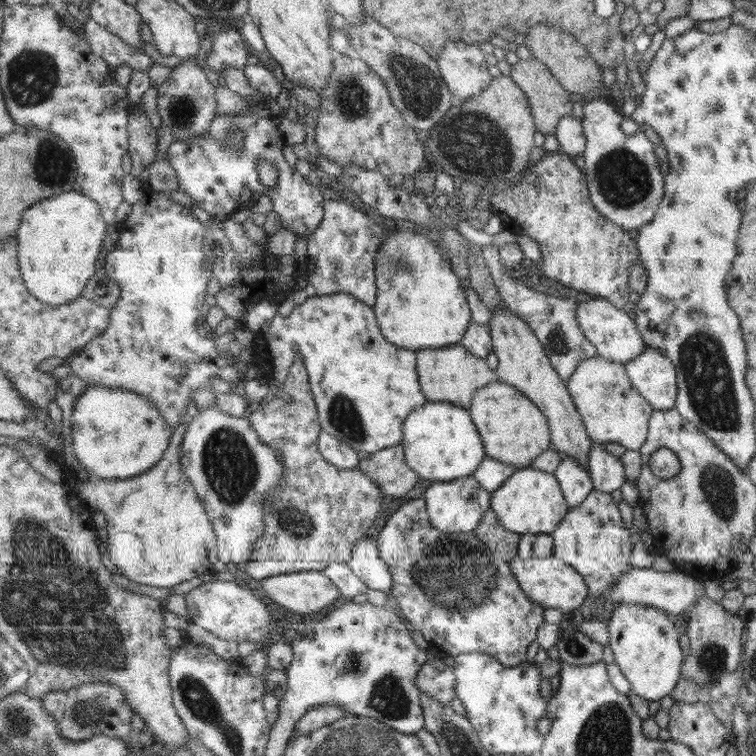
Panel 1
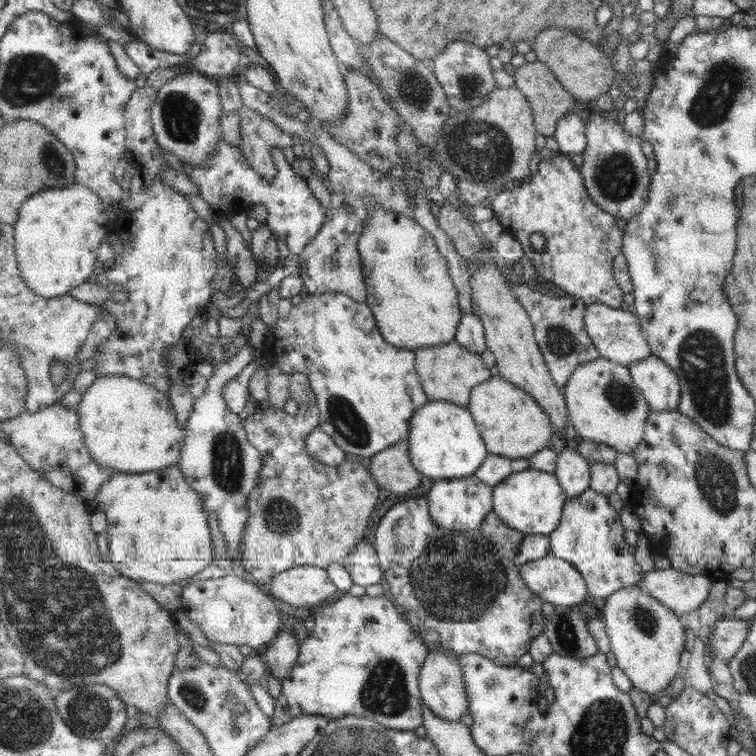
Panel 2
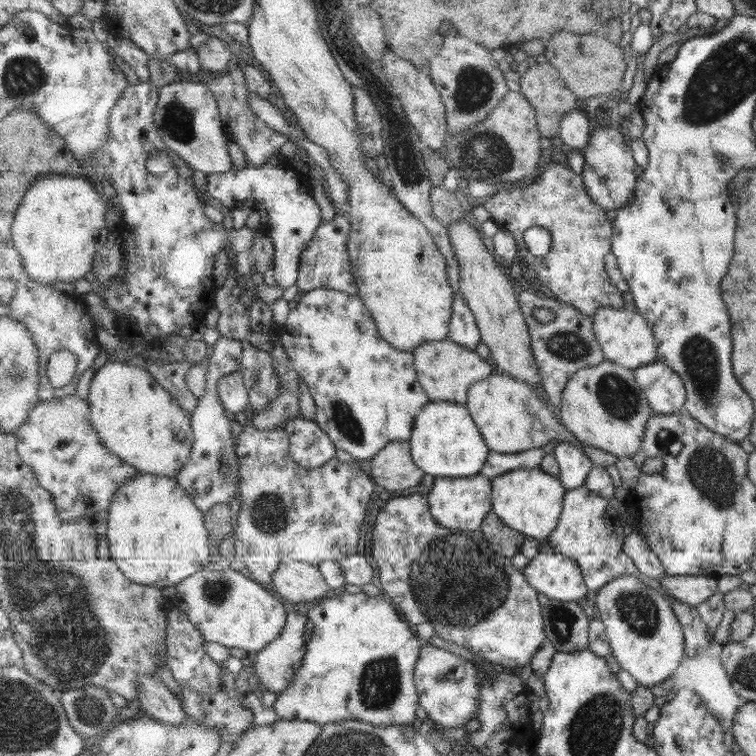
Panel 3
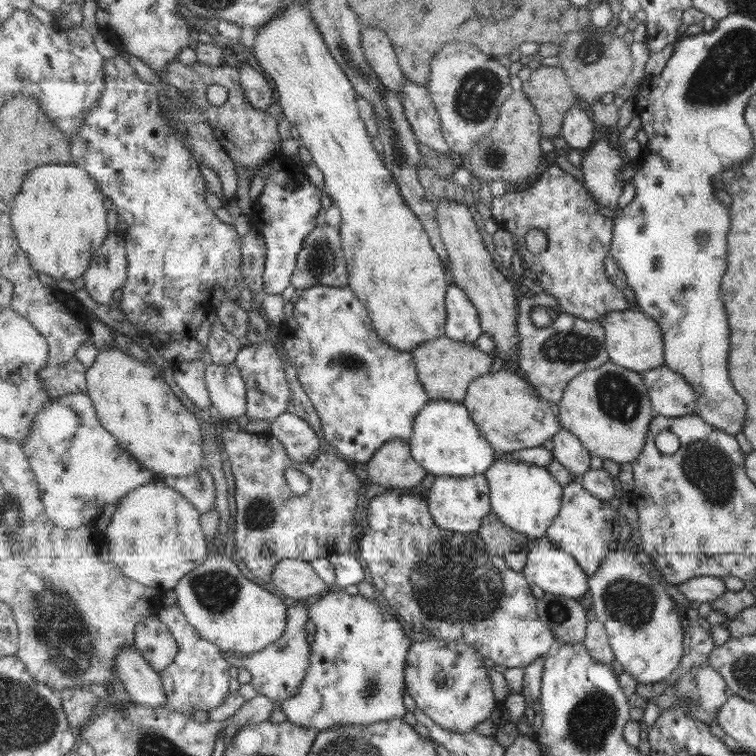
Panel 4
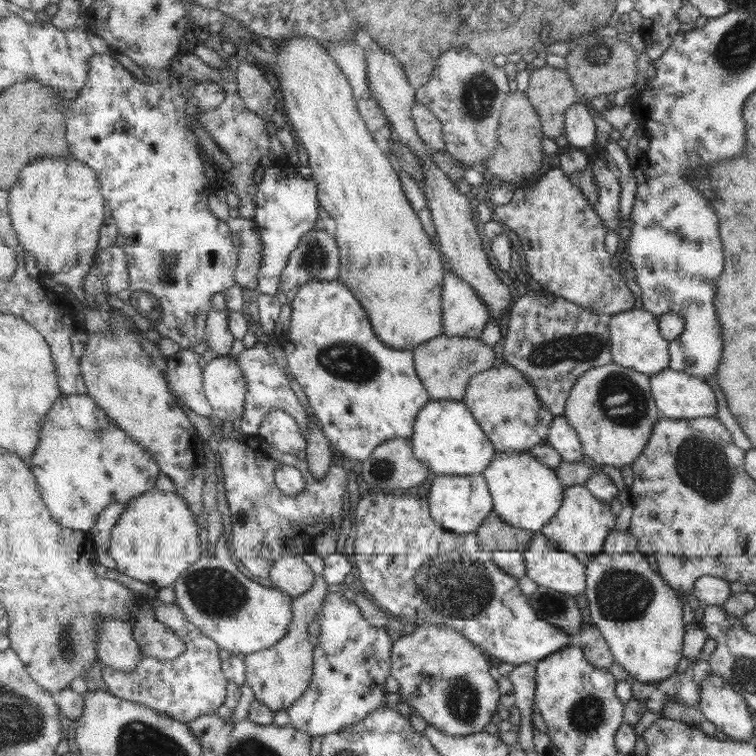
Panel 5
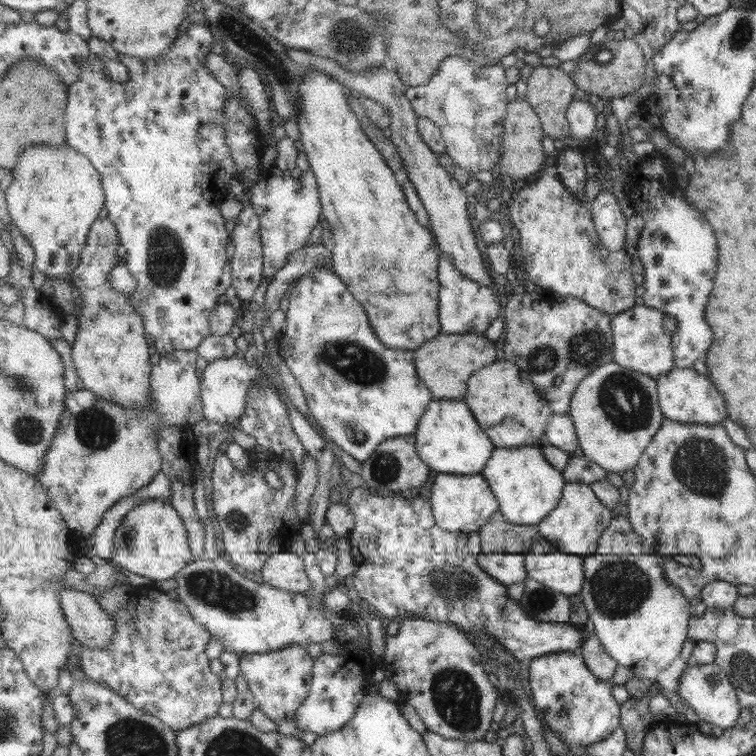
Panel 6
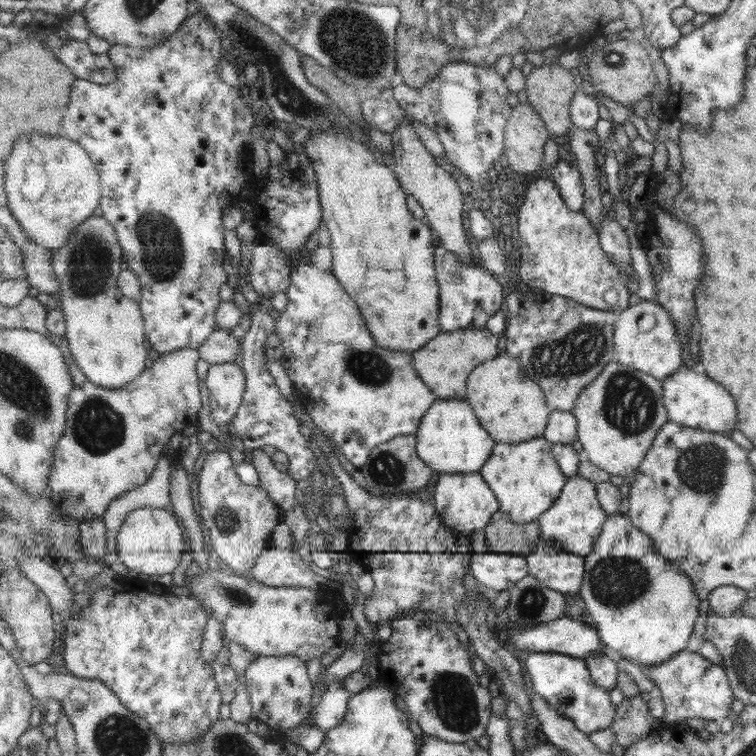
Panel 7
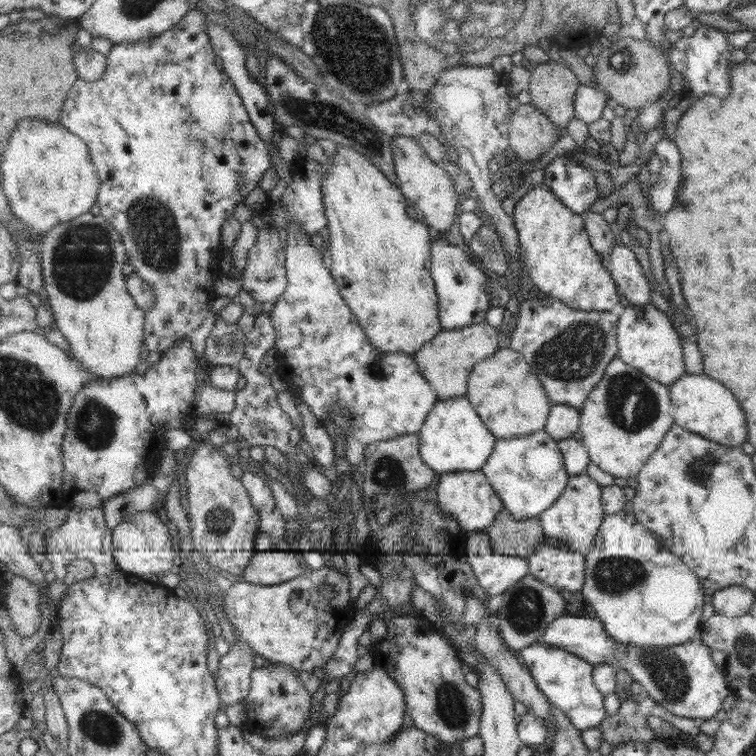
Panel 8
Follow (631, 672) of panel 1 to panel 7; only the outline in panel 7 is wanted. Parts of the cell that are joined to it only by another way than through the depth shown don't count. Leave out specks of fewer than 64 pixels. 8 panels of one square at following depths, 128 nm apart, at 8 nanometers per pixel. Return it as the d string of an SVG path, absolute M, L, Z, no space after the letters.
M627 514L608 516L595 550L585 560L585 581L579 593L609 651L643 667L663 664L685 648L697 618L692 584L656 552Z

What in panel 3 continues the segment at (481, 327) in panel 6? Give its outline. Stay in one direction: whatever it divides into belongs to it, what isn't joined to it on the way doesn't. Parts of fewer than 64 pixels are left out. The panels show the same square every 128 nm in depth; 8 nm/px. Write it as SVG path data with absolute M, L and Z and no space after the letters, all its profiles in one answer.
M455 296L455 300L453 300L453 318L449 324L448 338L473 351L476 351L477 346L482 342L476 316L461 296Z

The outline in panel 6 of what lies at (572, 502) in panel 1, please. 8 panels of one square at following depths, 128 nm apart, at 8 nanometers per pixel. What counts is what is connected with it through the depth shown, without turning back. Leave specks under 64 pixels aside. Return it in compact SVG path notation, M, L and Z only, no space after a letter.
M554 413L545 432L547 441L556 448L561 448L567 455L574 456L580 447L575 422L569 415Z

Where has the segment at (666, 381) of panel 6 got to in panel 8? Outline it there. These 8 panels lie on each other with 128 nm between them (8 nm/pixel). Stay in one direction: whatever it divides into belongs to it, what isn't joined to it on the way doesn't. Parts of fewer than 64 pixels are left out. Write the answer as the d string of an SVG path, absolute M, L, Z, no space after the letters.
M685 373L667 387L671 394L672 415L675 423L681 428L699 433L706 440L731 448L741 447L746 441L743 412L725 386L703 374Z

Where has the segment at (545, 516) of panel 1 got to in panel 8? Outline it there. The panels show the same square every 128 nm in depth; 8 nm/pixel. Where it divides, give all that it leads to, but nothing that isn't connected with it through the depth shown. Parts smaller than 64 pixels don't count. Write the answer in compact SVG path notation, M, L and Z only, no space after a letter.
M545 430L515 439L499 439L482 472L516 520L538 519L552 508L568 487L564 457L557 440Z

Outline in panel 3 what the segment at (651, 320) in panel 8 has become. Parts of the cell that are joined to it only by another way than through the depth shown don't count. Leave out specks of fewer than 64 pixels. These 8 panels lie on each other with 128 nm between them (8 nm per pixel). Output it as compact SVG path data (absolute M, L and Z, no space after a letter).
M601 307L593 316L593 330L597 334L607 360L615 361L633 370L656 360L656 338L648 322L637 310Z

